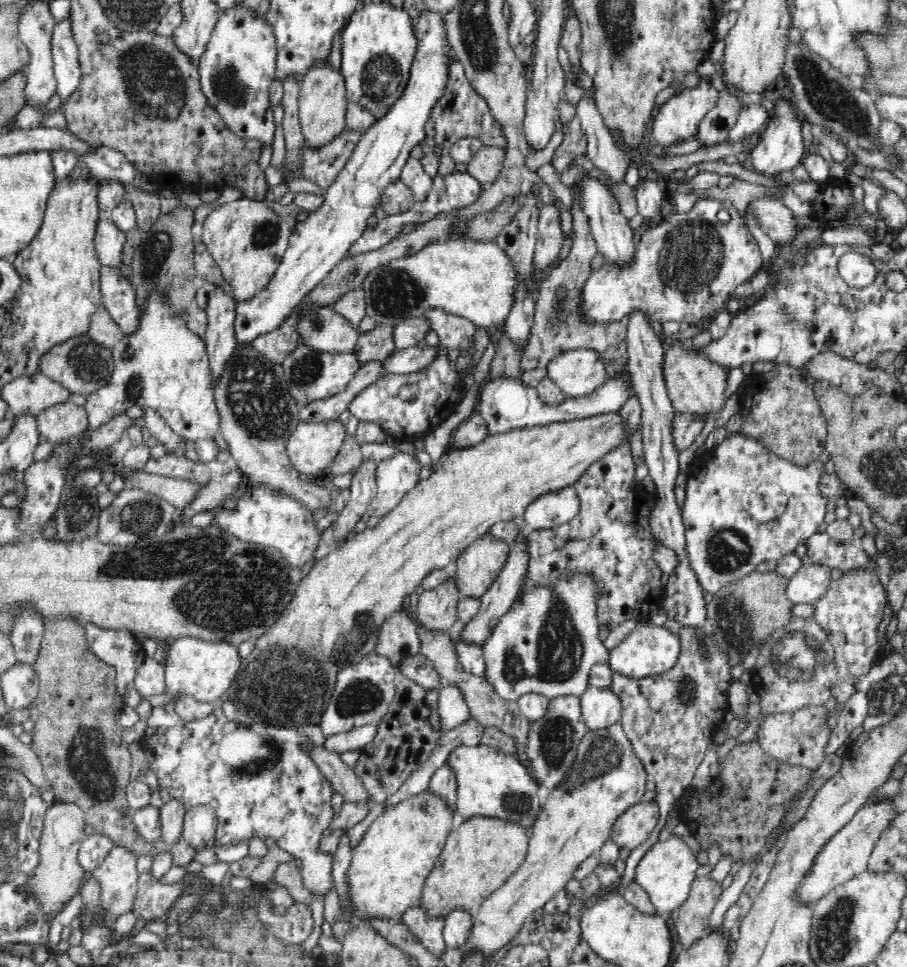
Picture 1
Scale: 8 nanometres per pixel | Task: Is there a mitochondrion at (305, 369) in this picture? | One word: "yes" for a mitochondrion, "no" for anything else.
yes

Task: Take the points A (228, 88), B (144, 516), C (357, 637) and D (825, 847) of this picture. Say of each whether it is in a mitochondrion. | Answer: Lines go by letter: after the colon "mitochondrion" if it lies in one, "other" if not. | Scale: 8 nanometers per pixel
A: mitochondrion
B: mitochondrion
C: mitochondrion
D: other

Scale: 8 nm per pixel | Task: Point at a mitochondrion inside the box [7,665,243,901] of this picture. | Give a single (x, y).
(101, 782)

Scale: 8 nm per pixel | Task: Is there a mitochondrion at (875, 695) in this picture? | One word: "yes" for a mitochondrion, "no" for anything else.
no

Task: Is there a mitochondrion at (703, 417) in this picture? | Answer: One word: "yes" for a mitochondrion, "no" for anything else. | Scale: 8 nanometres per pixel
no

